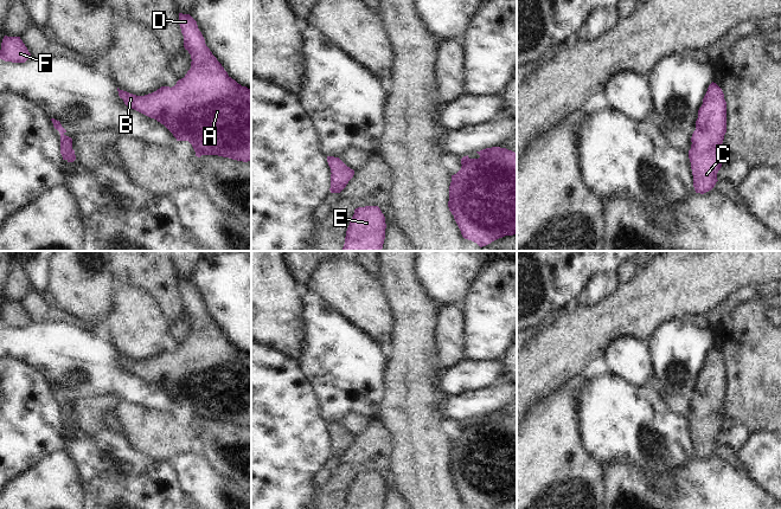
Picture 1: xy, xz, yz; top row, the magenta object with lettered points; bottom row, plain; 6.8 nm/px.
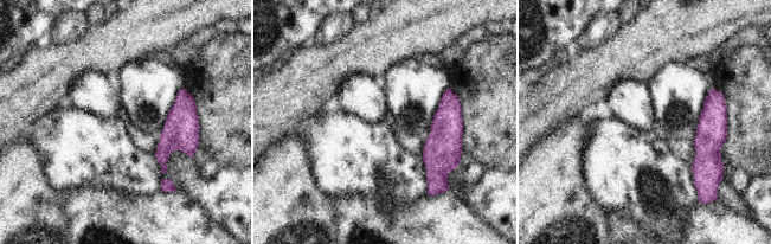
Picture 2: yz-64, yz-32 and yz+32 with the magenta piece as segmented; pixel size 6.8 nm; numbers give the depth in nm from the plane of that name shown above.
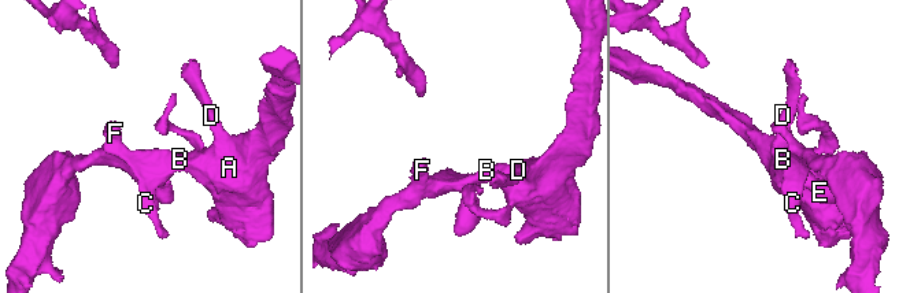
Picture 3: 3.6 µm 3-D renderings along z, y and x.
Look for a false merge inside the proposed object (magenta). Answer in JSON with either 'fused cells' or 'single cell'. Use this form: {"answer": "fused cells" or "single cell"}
{"answer": "single cell"}

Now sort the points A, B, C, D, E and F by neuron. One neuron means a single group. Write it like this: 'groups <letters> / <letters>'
groups A B C D E F

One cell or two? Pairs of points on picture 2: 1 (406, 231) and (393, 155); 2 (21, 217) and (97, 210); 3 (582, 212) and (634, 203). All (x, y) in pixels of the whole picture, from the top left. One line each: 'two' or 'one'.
1: two
2: two
3: two

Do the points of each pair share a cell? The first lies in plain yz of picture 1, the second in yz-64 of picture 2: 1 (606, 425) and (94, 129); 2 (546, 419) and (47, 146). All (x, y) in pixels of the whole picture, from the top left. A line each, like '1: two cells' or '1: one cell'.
1: one cell
2: two cells

